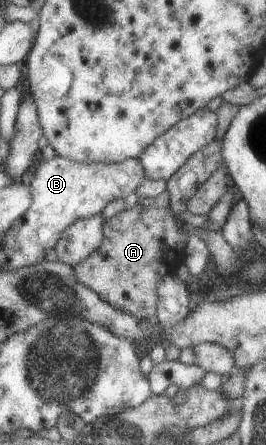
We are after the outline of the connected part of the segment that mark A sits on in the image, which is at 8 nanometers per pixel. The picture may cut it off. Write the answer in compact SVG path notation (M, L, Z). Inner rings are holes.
M138 204L127 211L119 211L102 224L103 240L97 250L71 267L74 279L110 307L155 324L157 283L166 274L173 273L185 256L186 243L180 229L168 207Z

